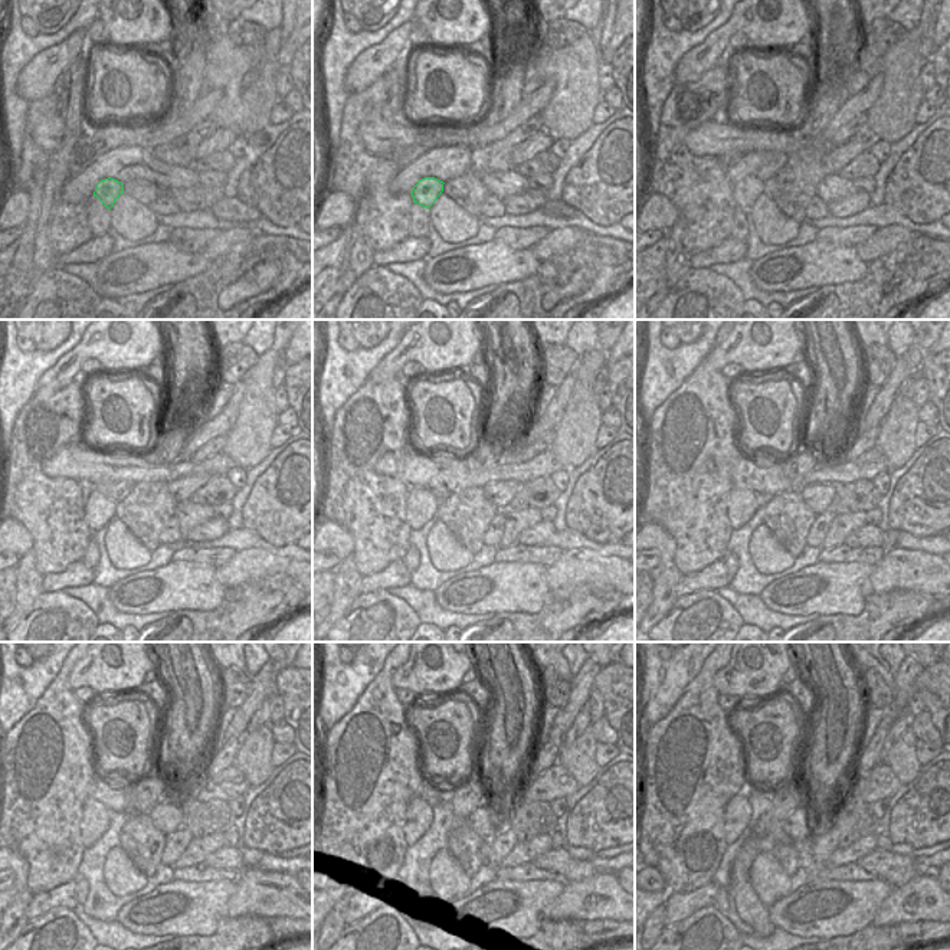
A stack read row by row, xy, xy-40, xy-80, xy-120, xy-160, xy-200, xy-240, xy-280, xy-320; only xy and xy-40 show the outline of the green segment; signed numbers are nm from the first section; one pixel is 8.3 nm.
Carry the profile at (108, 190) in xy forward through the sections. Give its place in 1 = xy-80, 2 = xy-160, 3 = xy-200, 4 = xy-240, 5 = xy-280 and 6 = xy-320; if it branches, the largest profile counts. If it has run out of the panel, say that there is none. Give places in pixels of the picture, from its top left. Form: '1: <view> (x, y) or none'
1: xy-80 (746, 192)
2: xy-160 (421, 504)
3: xy-200 (742, 504)
4: xy-240 (95, 821)
5: xy-280 (419, 812)
6: xy-320 (737, 813)

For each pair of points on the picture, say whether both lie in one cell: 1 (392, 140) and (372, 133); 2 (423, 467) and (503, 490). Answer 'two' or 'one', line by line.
1: one
2: two

